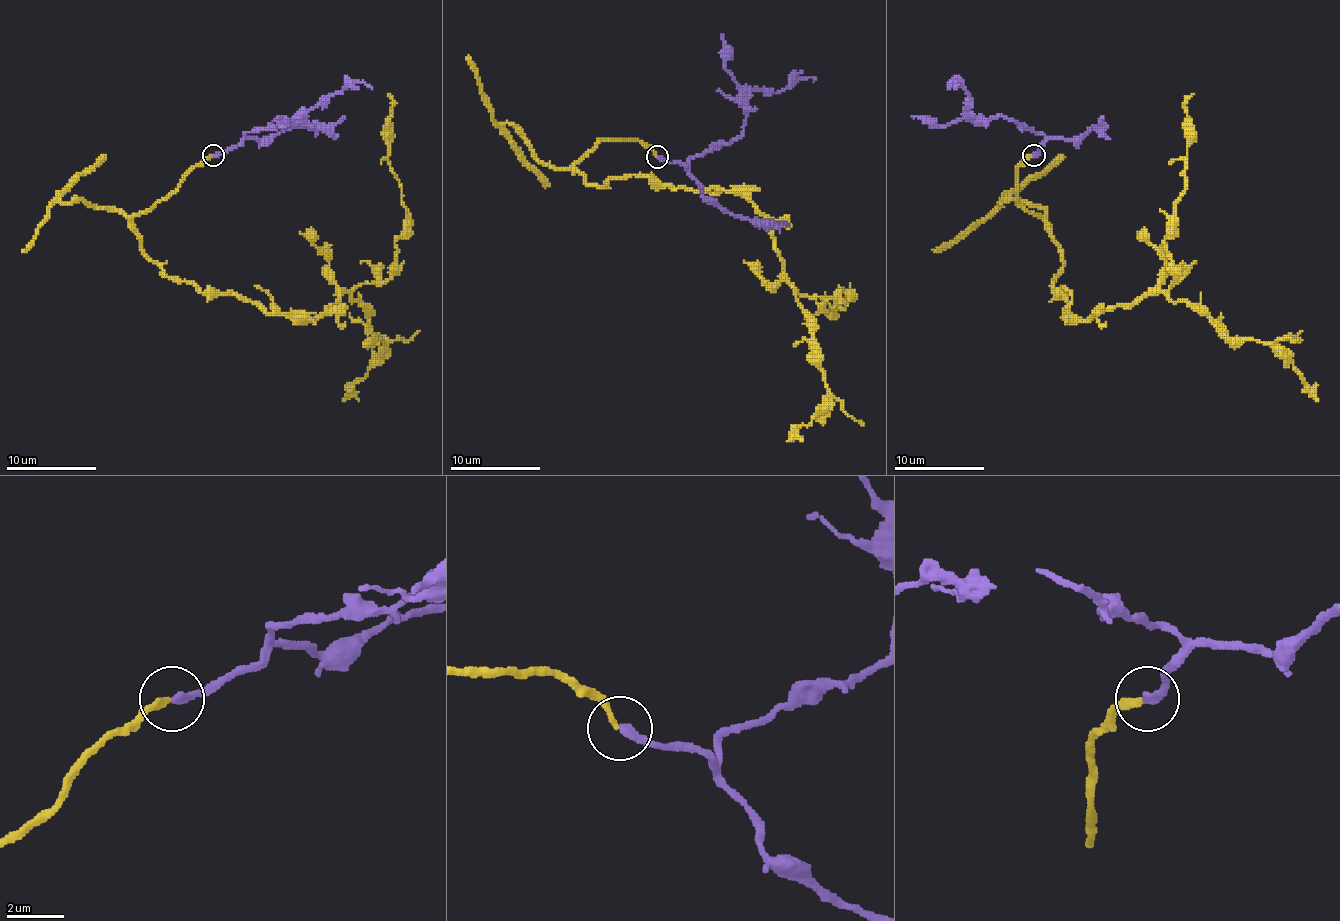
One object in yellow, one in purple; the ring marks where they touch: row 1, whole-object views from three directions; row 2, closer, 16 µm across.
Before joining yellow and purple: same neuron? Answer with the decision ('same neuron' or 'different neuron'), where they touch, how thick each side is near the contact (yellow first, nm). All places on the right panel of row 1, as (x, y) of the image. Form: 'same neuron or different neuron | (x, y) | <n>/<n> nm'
same neuron | (1034, 155) | 200/280 nm

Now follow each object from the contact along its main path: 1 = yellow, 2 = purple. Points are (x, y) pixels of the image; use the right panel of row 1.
1: (1033, 155), (1017, 202), (1058, 249), (1065, 313), (1126, 306), (1173, 283), (1164, 240), (1194, 94)
2: (1033, 155), (1040, 150), (1045, 136), (1008, 118), (975, 118), (968, 112), (970, 96), (956, 82), (956, 89)

